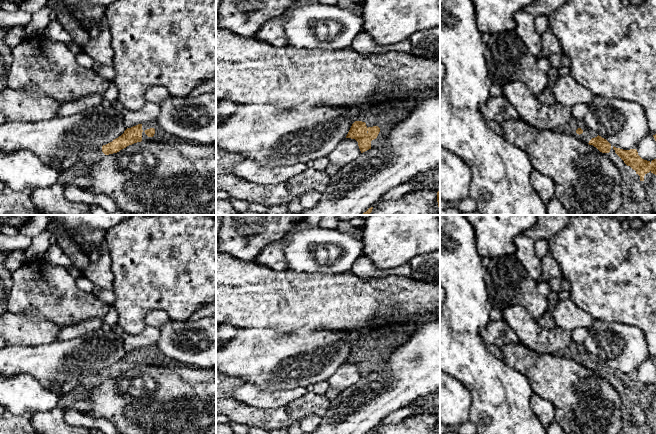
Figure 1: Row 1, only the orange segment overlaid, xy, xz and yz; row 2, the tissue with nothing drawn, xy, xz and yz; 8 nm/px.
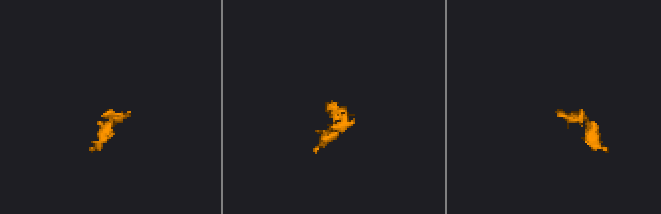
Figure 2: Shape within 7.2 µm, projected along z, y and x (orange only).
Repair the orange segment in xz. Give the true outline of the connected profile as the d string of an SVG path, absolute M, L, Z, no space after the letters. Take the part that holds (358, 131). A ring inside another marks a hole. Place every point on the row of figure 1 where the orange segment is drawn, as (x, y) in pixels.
M411 99L402 103L395 102L391 109L384 109L377 115L371 114L361 121L355 121L346 138L355 139L361 153L378 147L387 134L409 116L415 105L416 101Z

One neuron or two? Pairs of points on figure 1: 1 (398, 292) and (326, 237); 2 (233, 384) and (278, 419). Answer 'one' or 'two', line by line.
1: two
2: two

